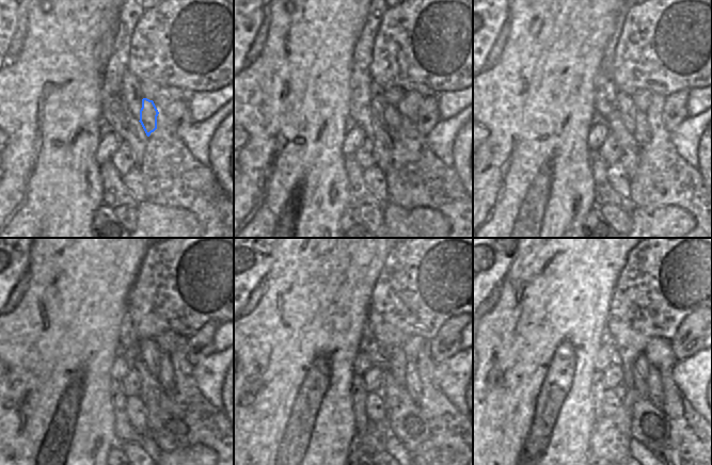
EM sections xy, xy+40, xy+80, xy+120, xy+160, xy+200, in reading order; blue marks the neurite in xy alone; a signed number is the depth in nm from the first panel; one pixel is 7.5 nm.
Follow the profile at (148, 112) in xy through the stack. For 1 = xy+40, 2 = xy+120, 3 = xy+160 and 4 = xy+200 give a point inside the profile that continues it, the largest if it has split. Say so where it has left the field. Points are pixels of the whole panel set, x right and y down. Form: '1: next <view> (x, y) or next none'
1: next xy+40 (392, 116)
2: next xy+120 (165, 377)
3: next xy+160 (412, 384)
4: next xy+200 (655, 395)

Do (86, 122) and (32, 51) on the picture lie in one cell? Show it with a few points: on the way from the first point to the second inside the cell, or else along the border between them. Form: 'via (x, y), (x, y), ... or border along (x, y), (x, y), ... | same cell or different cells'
via (69, 105), (63, 98), (63, 84), (49, 68) | same cell

